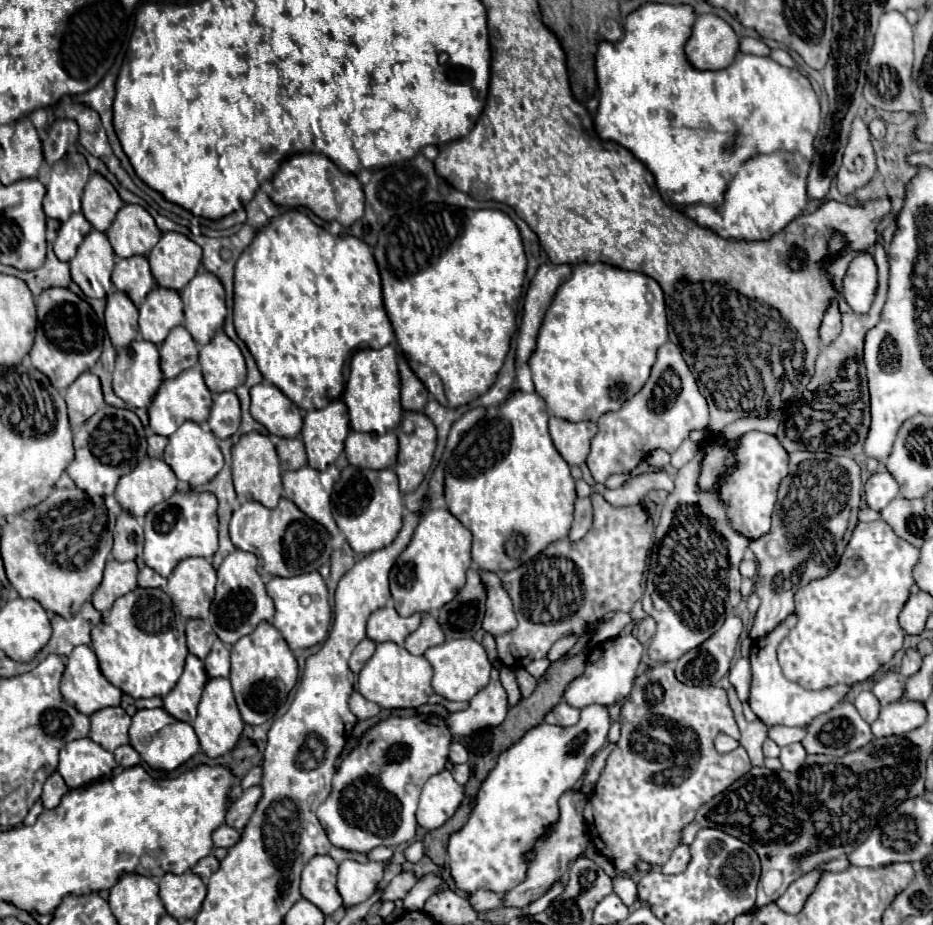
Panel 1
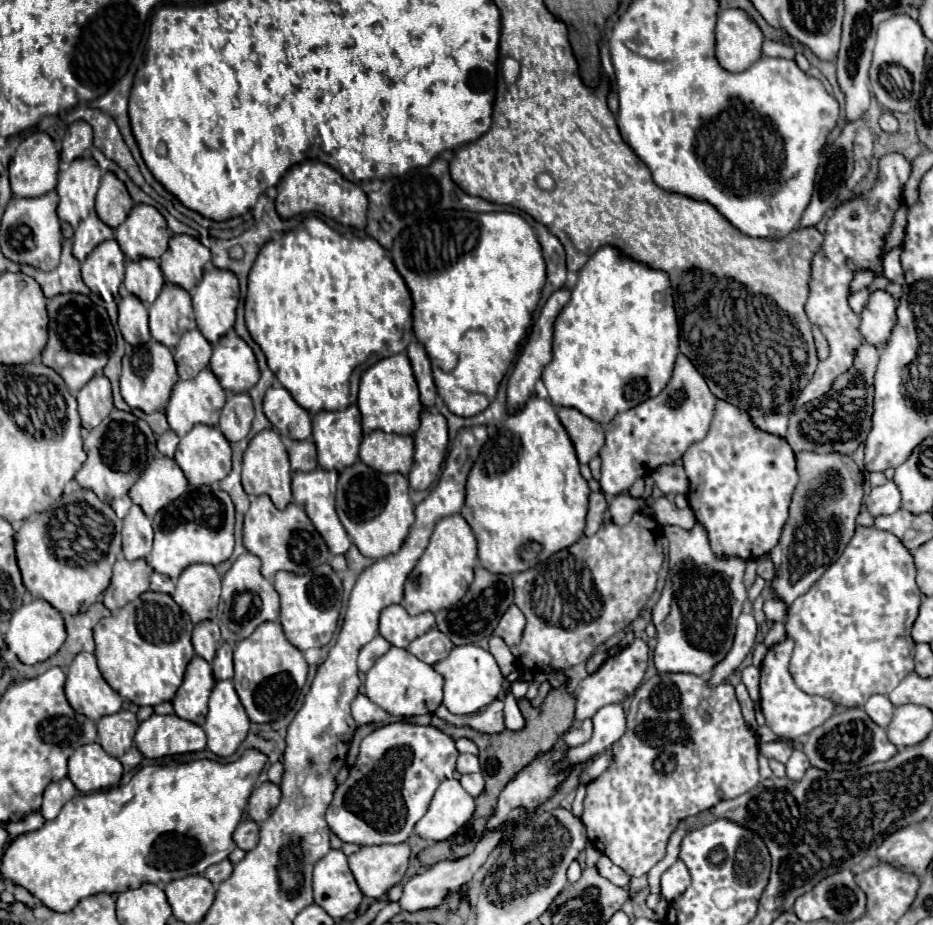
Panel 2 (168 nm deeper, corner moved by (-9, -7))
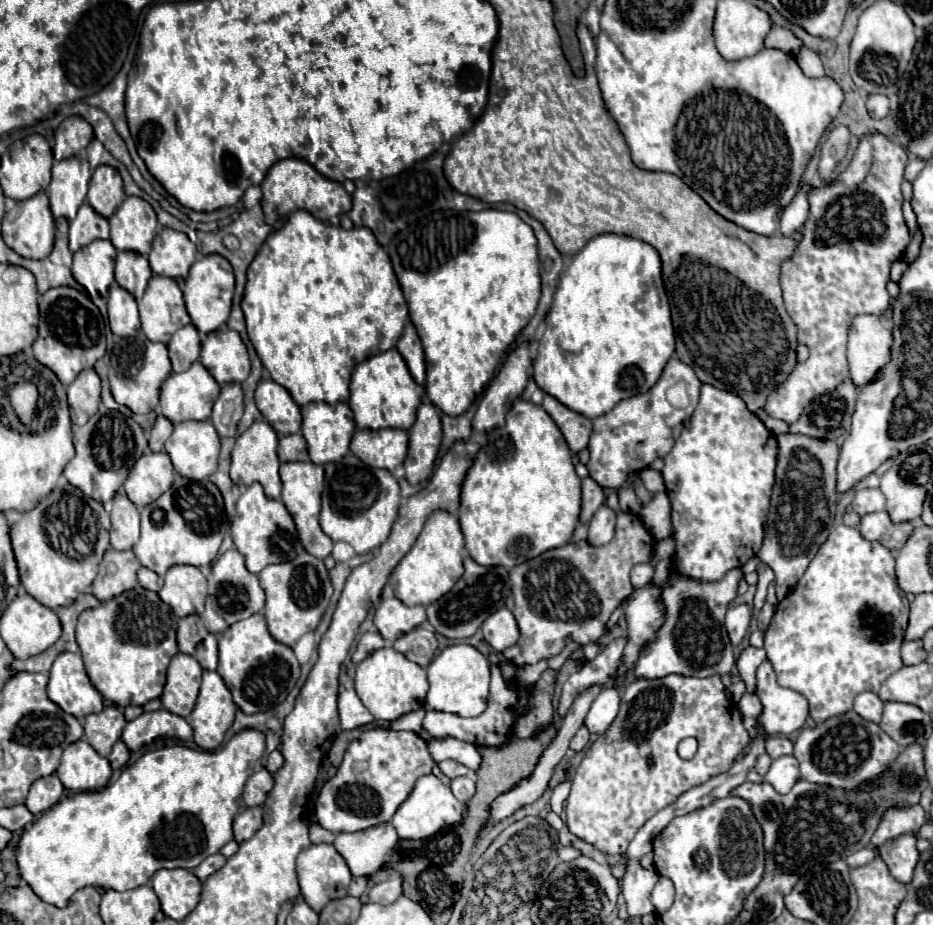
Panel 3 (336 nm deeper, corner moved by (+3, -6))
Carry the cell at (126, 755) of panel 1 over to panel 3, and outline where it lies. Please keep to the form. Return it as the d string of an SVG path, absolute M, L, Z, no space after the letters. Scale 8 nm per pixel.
M118 741L118 743L114 745L114 749L112 749L112 753L108 755L108 761L110 761L112 769L120 769L120 767L124 767L124 765L126 765L128 757L130 757L128 747L126 747L122 741Z

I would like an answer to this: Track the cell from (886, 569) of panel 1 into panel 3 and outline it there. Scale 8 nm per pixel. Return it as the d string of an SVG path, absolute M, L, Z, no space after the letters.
M840 523L826 543L820 545L818 555L792 593L776 605L770 627L764 633L764 649L774 665L778 683L808 699L810 717L816 723L850 711L858 693L878 693L880 685L904 665L900 659L900 645L908 625L908 609L896 583L894 565L896 561L890 549L878 541L864 539L858 529Z

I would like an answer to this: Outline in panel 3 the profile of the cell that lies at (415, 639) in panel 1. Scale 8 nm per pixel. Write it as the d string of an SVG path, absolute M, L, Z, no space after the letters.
M420 625L420 627L412 629L410 633L402 635L400 639L396 639L392 647L396 651L400 651L402 655L406 655L410 661L418 663L420 667L428 667L436 655L438 639L430 627Z

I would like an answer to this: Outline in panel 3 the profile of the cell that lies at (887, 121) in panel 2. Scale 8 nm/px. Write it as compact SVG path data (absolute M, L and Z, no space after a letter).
M870 95L866 101L868 113L872 119L884 119L888 115L888 97L884 95Z

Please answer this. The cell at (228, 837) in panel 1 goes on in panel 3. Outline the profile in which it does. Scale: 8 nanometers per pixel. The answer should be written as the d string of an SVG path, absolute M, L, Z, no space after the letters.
M262 807L244 809L234 817L234 841L248 841L262 827Z

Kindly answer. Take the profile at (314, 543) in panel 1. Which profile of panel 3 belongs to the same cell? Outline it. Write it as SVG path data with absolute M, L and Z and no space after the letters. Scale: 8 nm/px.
M260 483L246 487L246 491L240 495L236 503L236 517L232 521L232 539L236 549L246 557L246 569L250 573L260 573L264 567L274 563L292 561L298 555L298 551L302 551L292 515L288 513L280 499L268 499Z

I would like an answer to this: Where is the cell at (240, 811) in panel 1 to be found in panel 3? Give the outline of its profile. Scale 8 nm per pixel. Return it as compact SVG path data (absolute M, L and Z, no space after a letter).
M260 769L256 771L248 781L246 781L246 787L244 787L244 793L242 793L242 801L246 807L260 807L264 805L268 793L272 791L272 777L266 769Z

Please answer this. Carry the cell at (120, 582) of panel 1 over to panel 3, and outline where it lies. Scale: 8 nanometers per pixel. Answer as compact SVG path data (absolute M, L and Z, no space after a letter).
M108 549L100 563L100 571L96 581L92 583L92 595L104 603L120 593L136 587L136 571L140 569L140 561L132 551L114 551Z

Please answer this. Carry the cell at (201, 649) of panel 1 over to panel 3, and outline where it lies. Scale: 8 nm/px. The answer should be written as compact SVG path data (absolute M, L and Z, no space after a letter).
M190 615L178 621L178 647L182 653L194 655L196 645L208 635L198 615Z

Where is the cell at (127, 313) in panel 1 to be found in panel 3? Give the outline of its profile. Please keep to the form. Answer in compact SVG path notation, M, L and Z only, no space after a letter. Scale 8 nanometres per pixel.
M118 283L110 287L110 299L108 299L108 323L114 335L118 337L134 337L140 321L138 321L138 309L134 297L122 289Z

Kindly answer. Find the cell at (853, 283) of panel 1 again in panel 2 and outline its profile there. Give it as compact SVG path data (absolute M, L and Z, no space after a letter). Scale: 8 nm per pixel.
M878 290L868 298L860 316L860 334L864 342L882 348L896 324L896 300L886 290Z

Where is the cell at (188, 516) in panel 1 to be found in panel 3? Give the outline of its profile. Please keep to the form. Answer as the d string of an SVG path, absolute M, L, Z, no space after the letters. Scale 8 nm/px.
M176 475L172 487L154 503L146 505L140 517L140 541L134 545L134 553L144 567L160 573L160 577L172 565L210 565L228 529L222 495L210 479L192 481Z

